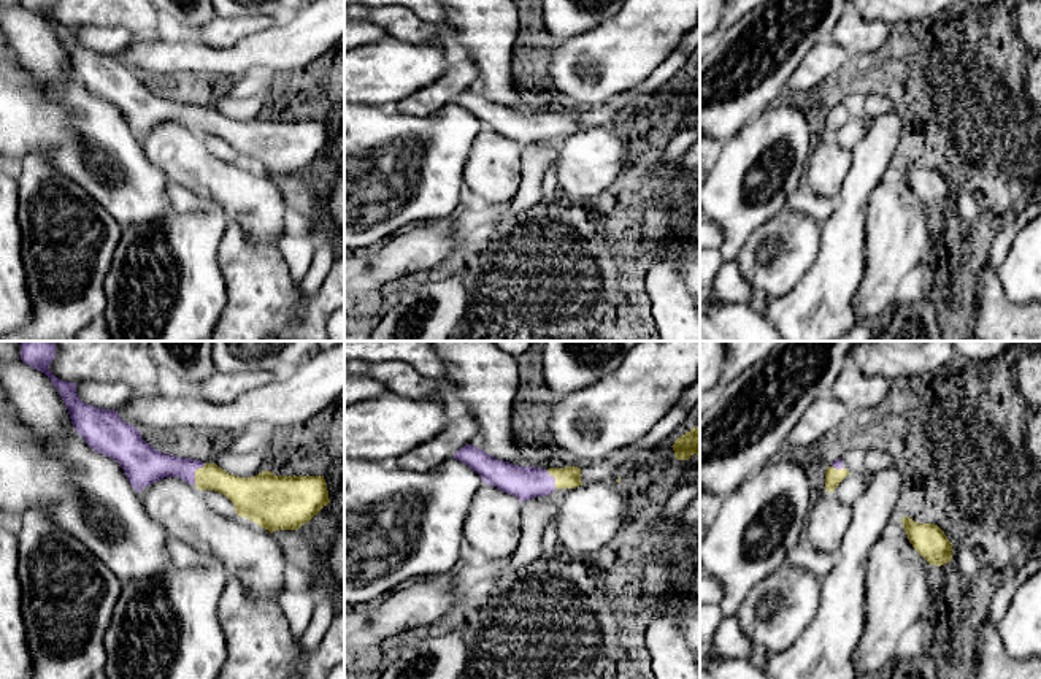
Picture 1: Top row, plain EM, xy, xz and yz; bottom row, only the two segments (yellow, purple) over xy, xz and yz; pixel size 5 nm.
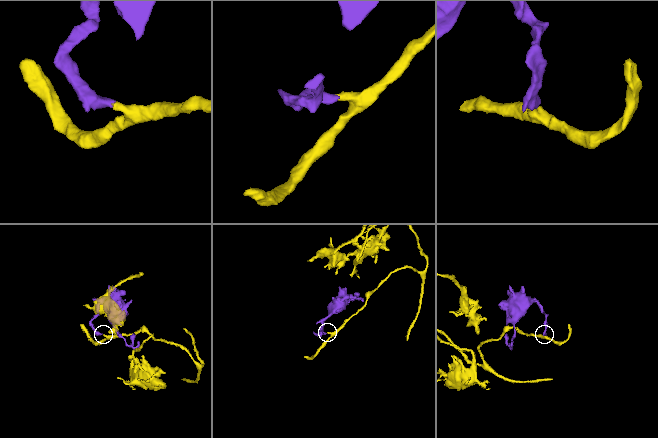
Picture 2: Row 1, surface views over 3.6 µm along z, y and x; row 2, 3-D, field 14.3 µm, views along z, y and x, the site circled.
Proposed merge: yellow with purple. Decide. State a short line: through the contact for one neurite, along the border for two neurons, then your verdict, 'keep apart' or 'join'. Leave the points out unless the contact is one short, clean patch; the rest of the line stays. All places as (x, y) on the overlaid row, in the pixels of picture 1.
line xy (240, 491), (211, 476), (195, 473), (180, 467), (148, 465); join

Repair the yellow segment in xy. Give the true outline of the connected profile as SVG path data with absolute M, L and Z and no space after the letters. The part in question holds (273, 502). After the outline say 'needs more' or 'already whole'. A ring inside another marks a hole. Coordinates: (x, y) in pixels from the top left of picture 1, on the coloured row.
M21 341L21 360L51 379L75 430L89 447L117 462L136 492L163 478L179 478L200 490L225 495L238 516L270 533L298 530L330 503L324 476L276 476L262 471L252 478L240 478L216 463L175 457L154 449L141 438L136 427L119 417L117 411L84 403L76 393L76 382L56 378L49 371L54 359L54 341Z; needs more

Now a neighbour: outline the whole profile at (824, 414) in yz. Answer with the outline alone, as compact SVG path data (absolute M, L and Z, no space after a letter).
M817 398L787 435L787 451L793 452L817 443L838 427L847 414L849 409L836 398Z

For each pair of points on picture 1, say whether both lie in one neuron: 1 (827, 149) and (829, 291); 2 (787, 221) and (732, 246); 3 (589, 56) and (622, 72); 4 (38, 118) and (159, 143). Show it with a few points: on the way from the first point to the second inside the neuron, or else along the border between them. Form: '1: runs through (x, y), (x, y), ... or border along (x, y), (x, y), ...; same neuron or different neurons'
1: border along (851, 164), (841, 191), (833, 197); different neurons
2: border along (775, 213), (751, 234), (735, 259); different neurons
3: runs through (597, 62), (614, 64); same neuron
4: border along (138, 137), (143, 154), (161, 170); different neurons

